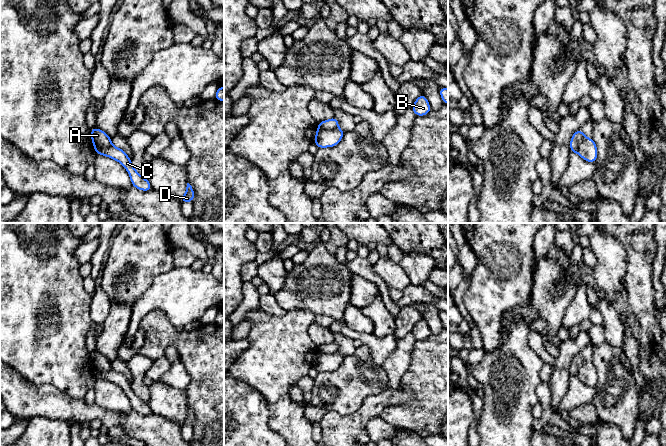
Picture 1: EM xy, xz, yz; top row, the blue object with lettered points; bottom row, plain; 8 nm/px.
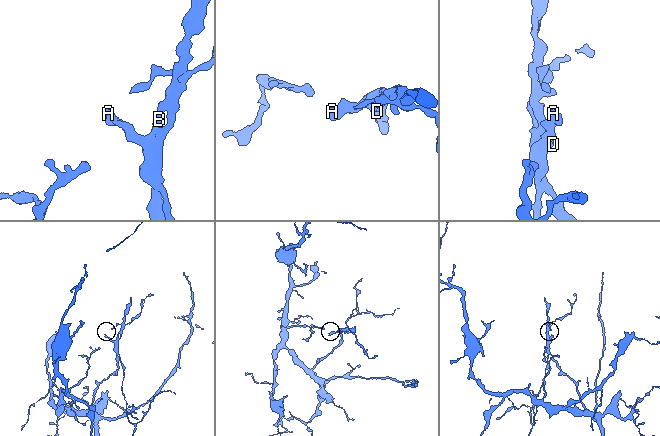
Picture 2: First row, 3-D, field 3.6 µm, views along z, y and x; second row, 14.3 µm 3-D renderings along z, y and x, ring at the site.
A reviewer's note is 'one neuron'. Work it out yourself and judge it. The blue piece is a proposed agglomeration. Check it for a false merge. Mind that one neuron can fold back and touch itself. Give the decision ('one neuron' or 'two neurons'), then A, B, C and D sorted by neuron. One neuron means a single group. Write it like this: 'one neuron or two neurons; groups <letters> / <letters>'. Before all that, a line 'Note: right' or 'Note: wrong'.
Note: wrong
two neurons; groups A B D / C

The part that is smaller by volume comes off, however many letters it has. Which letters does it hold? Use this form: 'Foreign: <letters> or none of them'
Foreign: A, B, D

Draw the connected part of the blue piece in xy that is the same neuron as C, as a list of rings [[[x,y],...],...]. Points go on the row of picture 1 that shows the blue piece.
[[[94,145],[94,151],[97,154],[110,157],[110,158],[115,159],[116,161],[120,162],[124,166],[124,168],[127,170],[127,172],[129,173],[132,186],[134,186],[137,189],[142,190],[142,191],[153,190],[151,187],[151,184],[149,183],[149,180],[144,179],[134,169],[134,167],[131,163],[131,159],[127,156],[125,151],[123,151],[122,149],[117,148],[113,145],[108,147],[108,148],[104,148],[101,146]]]

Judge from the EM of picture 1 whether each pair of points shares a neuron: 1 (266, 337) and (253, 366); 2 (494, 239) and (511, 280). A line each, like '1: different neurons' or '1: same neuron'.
1: same neuron
2: same neuron

